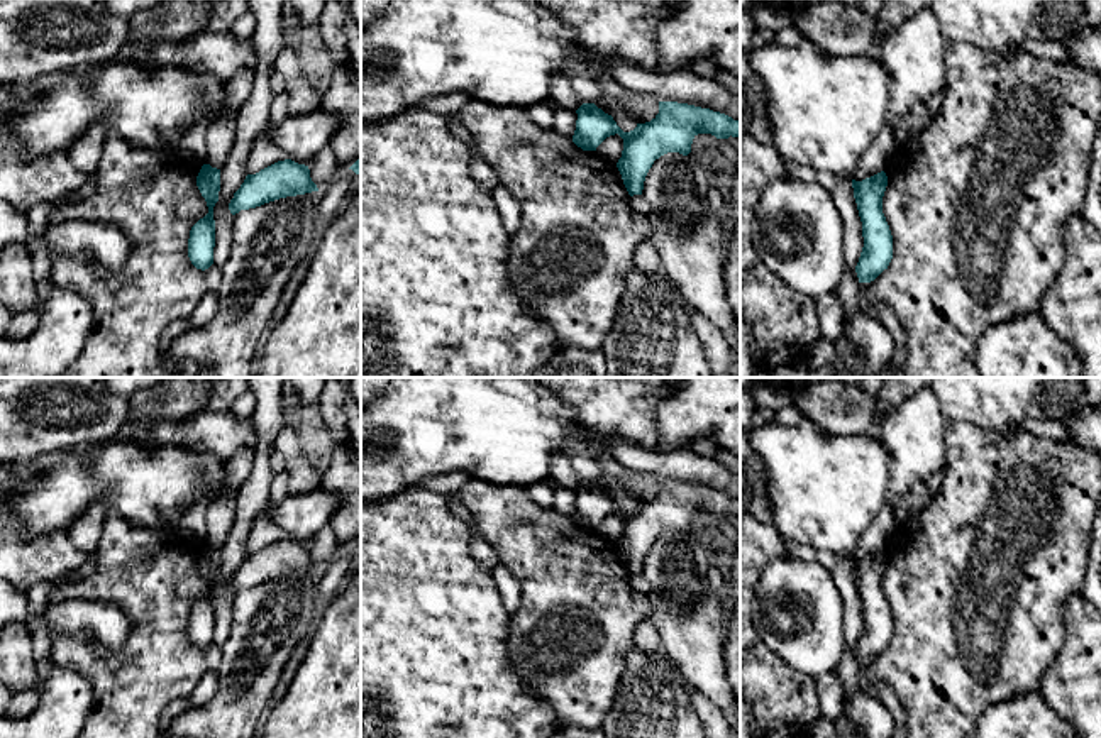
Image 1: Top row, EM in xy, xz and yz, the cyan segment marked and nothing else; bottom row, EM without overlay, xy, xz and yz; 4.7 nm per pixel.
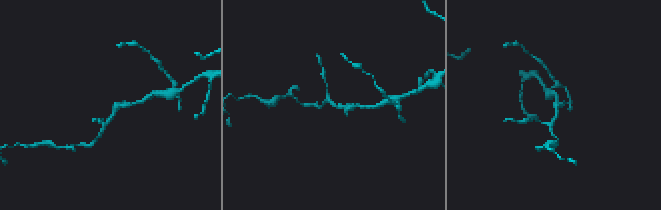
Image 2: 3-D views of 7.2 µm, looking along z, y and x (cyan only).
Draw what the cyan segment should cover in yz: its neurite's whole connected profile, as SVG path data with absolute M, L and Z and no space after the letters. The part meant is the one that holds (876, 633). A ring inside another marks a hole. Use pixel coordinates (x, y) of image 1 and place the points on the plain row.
M884 550L862 560L852 559L854 577L862 601L864 626L855 645L859 662L874 660L893 638L893 614L882 592L888 565Z

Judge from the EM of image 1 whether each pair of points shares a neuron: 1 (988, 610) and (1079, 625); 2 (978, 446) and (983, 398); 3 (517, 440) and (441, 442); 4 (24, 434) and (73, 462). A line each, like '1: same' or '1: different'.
1: different
2: different
3: same
4: different

